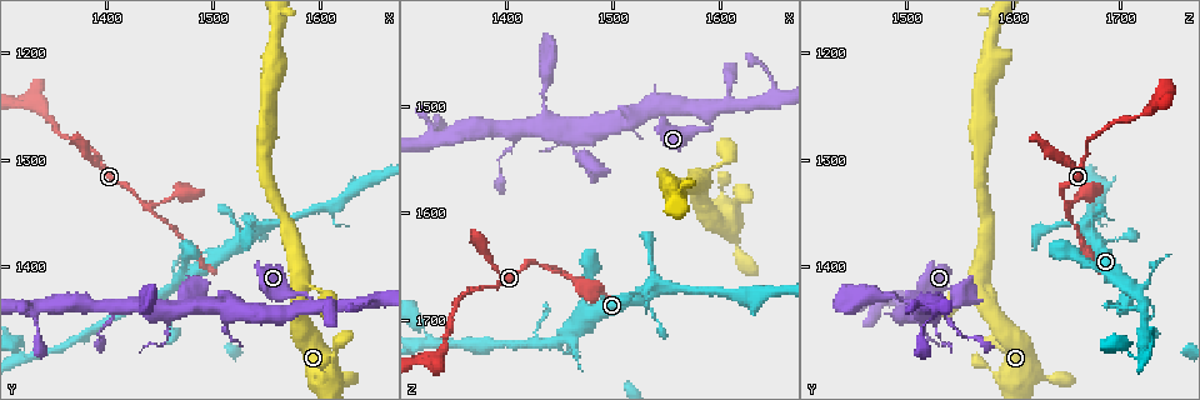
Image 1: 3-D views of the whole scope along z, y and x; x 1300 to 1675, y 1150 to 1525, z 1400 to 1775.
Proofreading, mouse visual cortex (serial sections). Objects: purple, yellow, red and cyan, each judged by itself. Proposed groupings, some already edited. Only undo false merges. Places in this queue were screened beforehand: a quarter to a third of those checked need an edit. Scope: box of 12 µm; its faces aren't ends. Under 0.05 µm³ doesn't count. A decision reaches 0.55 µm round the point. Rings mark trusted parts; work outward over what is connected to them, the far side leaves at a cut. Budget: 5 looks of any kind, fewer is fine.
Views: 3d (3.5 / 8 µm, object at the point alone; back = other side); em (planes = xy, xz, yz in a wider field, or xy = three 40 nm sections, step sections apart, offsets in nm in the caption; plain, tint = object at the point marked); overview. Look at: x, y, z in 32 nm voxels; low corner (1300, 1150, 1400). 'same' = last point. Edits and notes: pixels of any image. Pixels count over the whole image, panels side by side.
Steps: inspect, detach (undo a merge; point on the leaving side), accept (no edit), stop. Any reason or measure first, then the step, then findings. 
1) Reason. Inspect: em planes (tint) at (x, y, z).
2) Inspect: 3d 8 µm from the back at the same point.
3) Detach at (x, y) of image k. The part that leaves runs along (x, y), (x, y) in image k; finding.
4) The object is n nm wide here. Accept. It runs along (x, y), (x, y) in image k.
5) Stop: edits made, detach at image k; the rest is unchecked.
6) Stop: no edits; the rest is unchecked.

Inspect: 3d 8 µm at (1438, 1346, 1652).

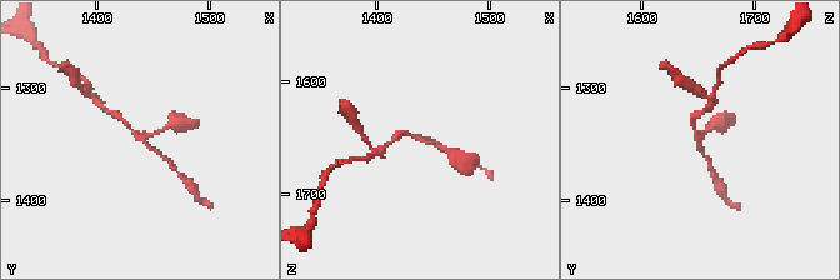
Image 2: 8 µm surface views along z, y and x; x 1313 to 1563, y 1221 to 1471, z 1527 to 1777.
Zoom in. Inspect: 3d 3.5 µm at (1440, 1342, 1652).

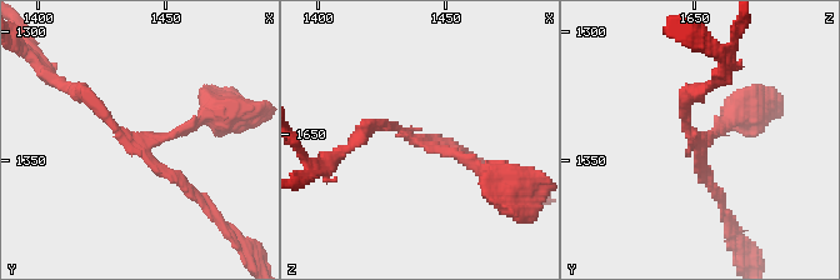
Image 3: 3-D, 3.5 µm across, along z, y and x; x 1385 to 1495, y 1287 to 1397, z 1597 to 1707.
Inspect: em xy step 3 (tint) at (1440, 1344, 1653).

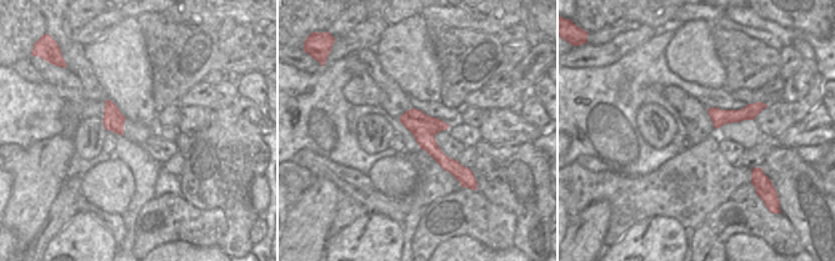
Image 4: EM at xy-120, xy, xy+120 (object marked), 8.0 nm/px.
3 arms meet here; the arms are 100, 150, 150 nm wide. Detach at (189, 128) of image 3. The part that leaves runs along (148, 141), (209, 110), (255, 115) in image 3; a second cell is stuck on.

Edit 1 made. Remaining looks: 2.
Small branch off a trunk. Inspect: 3d 3.5 µm at (1446, 1432, 1720).

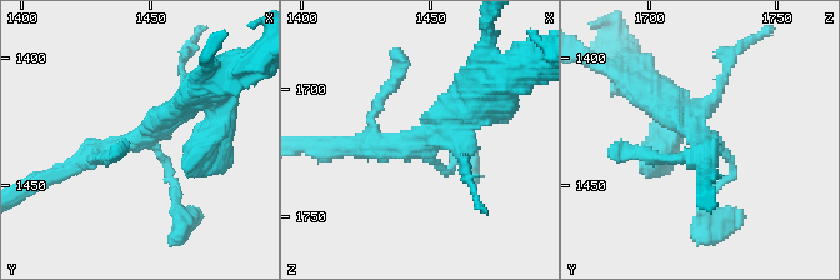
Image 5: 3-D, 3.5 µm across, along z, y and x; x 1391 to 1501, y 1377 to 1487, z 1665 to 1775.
3 arms meet here; the arms are 100, 250, 300 nm wide; shape alone is not enough. Inspect: em xy step 3 (tint) at (1446, 1431, 1721).

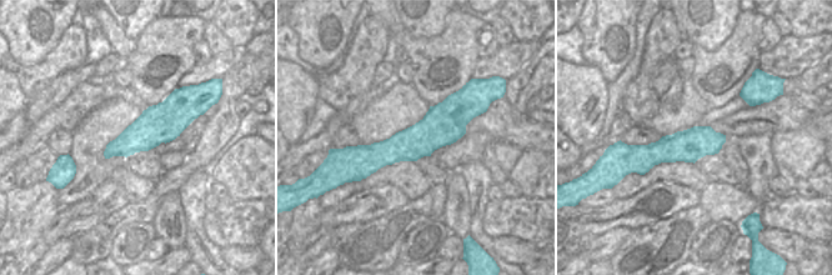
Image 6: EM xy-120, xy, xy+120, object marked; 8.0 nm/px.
Accept. It runs along (475, 111), (394, 150), (351, 149) in image 6; all the same cell.

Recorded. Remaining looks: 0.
Stop: edits made, detach at image 3; the rest is unchecked.

